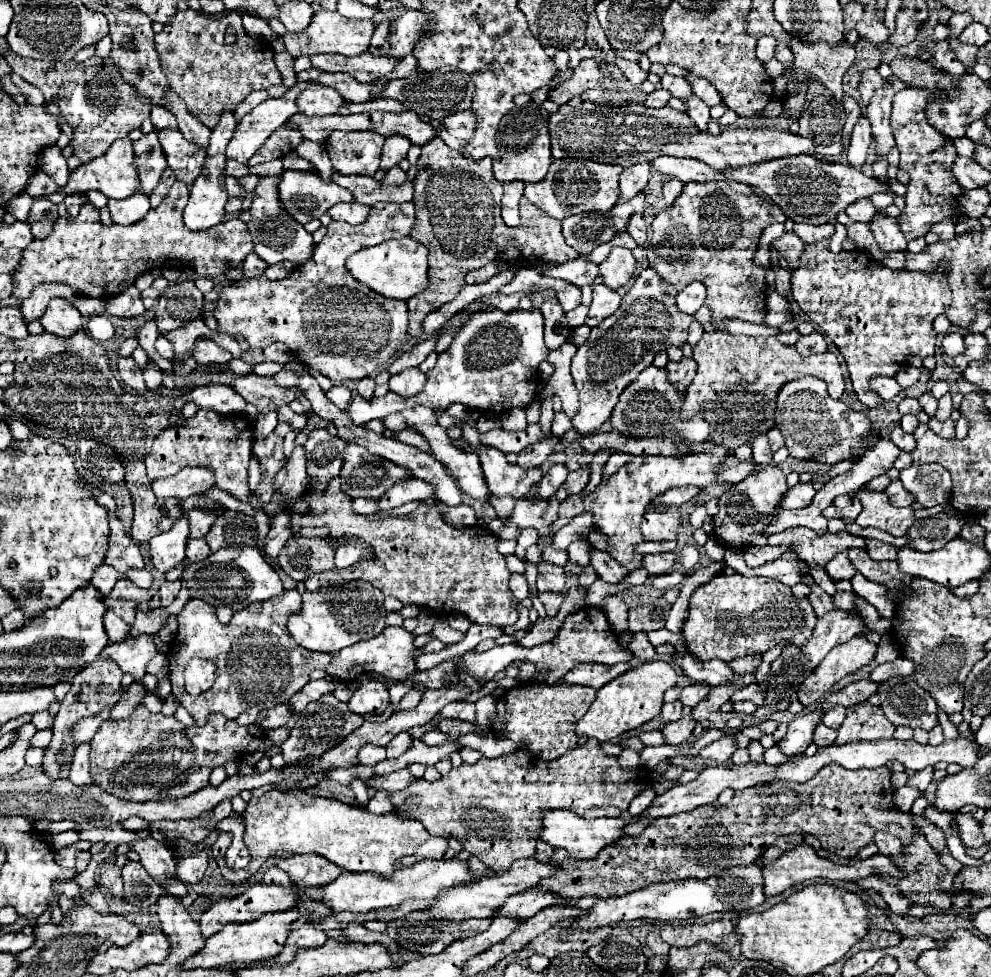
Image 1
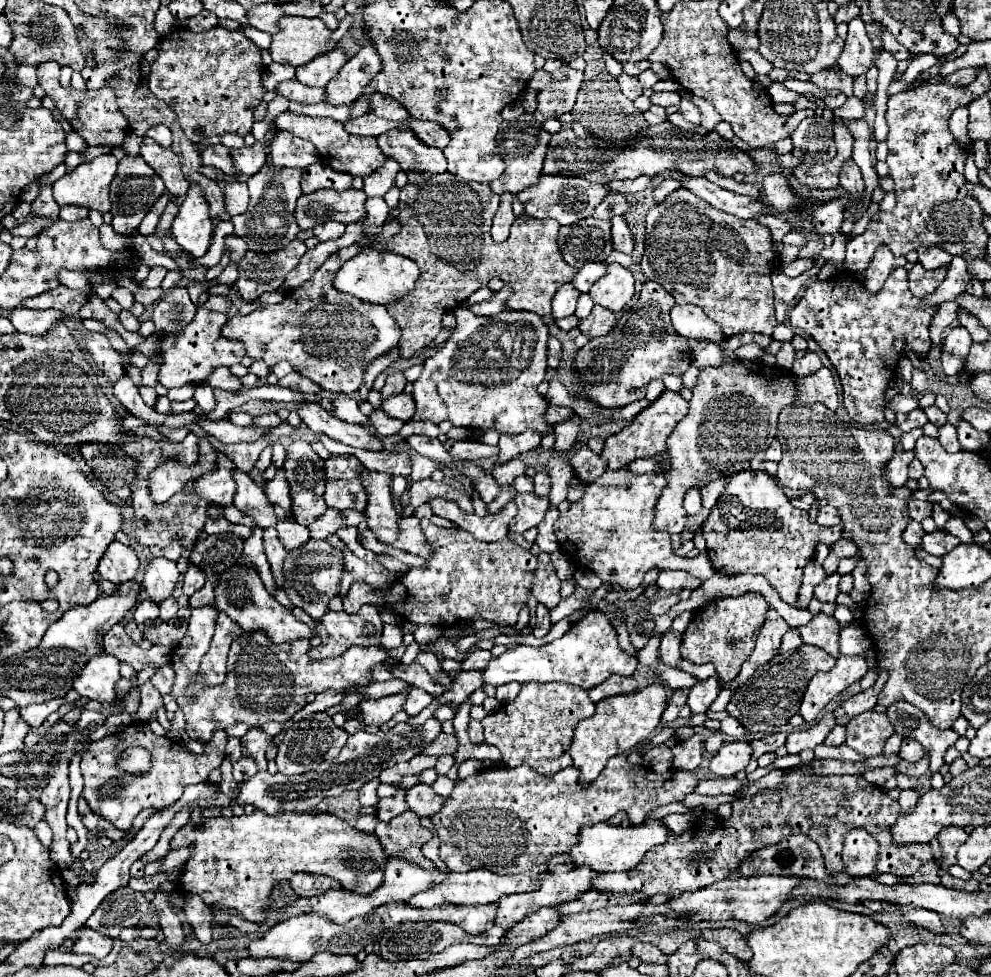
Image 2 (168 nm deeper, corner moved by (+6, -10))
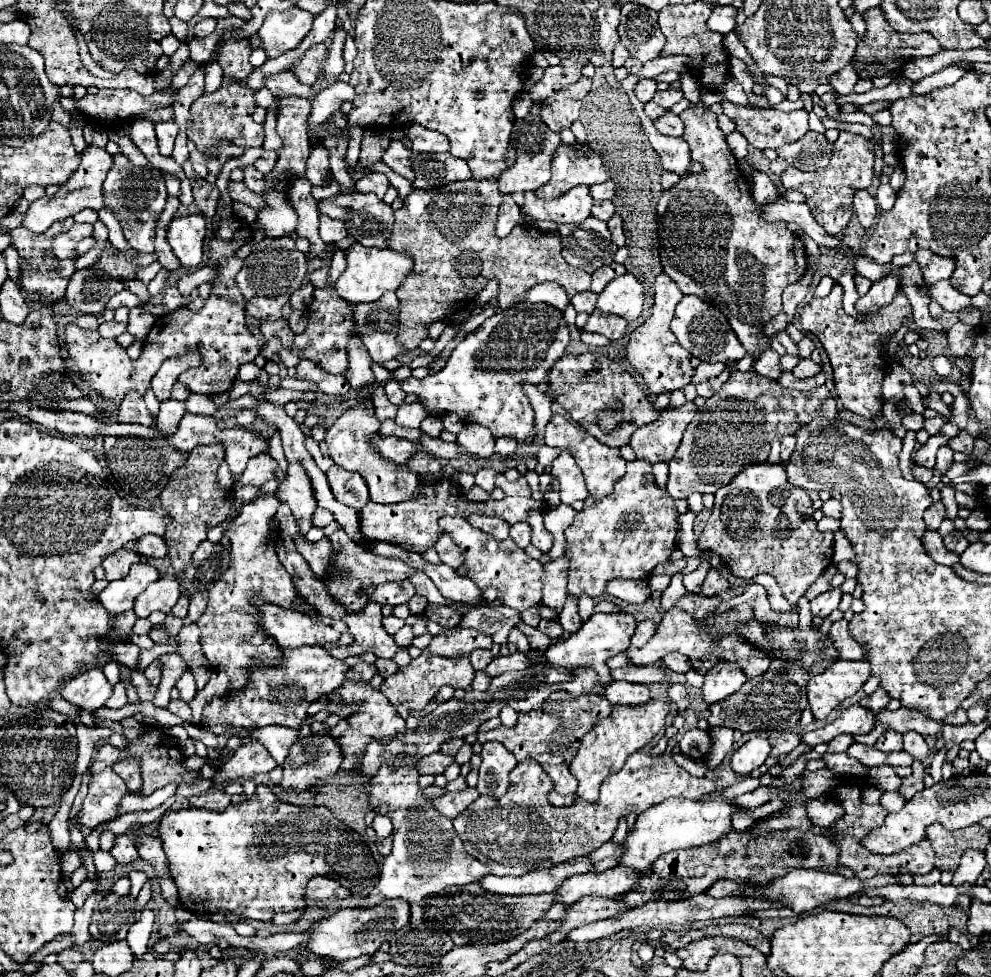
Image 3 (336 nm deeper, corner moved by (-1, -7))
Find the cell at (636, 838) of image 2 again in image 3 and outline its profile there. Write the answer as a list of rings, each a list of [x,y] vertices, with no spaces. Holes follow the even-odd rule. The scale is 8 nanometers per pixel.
[[[707,796],[697,802],[685,798],[669,798],[645,810],[637,818],[635,830],[629,832],[627,842],[623,844],[625,852],[621,858],[621,866],[633,866],[633,868],[641,868],[641,872],[647,872],[661,854],[717,842],[733,830],[731,816],[739,808],[741,806],[737,806],[733,798],[723,798],[723,796]]]

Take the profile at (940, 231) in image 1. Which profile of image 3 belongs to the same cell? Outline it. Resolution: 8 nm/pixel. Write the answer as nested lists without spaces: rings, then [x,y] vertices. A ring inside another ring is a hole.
[[[919,250],[915,254],[915,262],[921,266],[921,274],[927,282],[937,282],[937,280],[947,280],[951,278],[955,264],[949,258],[937,256],[929,250]]]

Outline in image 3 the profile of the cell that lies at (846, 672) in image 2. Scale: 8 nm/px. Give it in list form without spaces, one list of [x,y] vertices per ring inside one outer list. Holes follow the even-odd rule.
[[[837,660],[825,672],[813,676],[807,682],[807,698],[813,716],[825,720],[833,708],[837,708],[843,700],[851,698],[869,678],[869,664]]]

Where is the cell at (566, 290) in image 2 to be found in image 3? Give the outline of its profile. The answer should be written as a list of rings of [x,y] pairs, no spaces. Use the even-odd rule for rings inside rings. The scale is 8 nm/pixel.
[[[579,292],[577,296],[571,298],[571,304],[575,306],[575,310],[577,312],[587,312],[587,314],[591,314],[595,310],[595,302],[597,302],[595,292]]]

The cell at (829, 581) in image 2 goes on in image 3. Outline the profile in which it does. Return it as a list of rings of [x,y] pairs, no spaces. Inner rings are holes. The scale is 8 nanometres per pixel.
[[[831,588],[825,594],[819,594],[815,600],[811,600],[811,614],[819,618],[827,618],[841,600],[841,588]]]

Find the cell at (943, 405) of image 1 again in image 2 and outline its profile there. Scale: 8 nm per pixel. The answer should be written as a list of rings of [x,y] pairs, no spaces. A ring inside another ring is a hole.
[[[932,405],[932,407],[924,409],[924,413],[926,413],[928,421],[930,421],[930,423],[934,423],[936,427],[940,427],[940,425],[944,425],[944,423],[946,423],[946,415],[944,415],[936,405]]]

